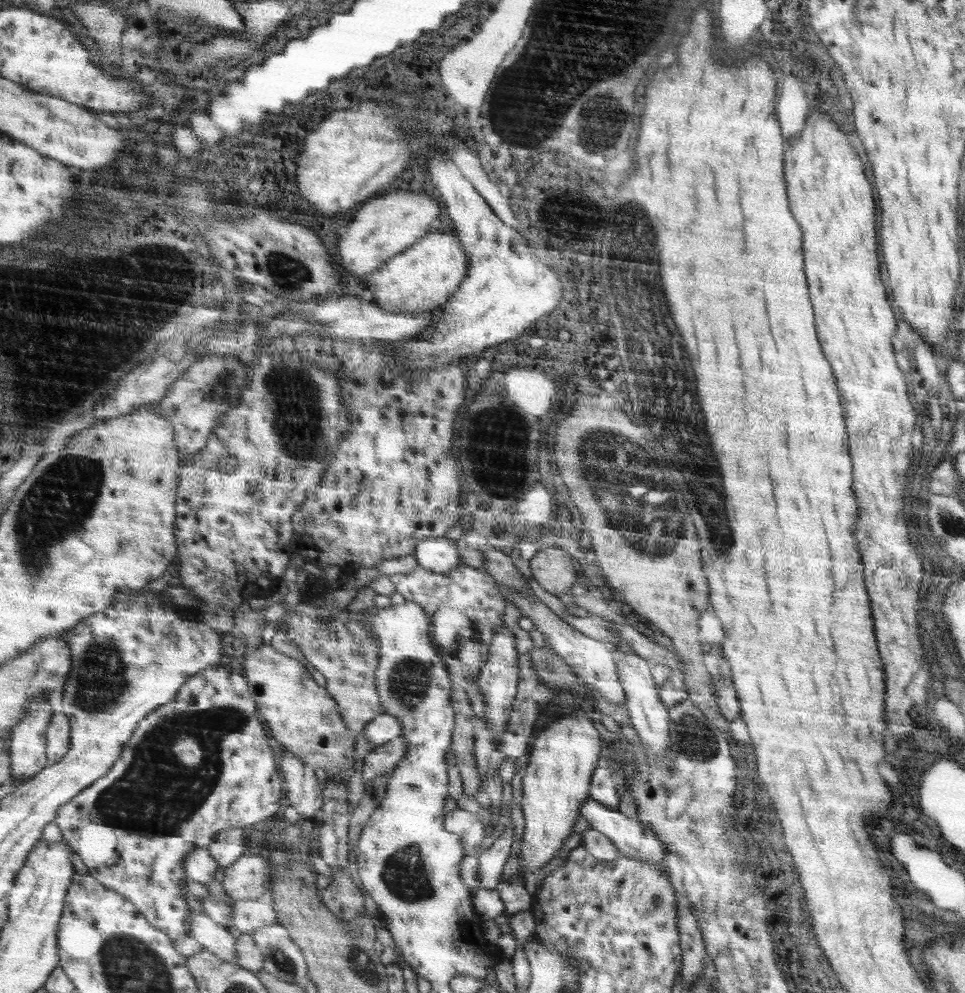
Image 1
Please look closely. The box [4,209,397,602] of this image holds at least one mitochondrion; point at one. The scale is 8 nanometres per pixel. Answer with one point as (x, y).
(52, 506)

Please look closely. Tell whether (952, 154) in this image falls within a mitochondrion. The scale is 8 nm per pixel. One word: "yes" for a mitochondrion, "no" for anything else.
no

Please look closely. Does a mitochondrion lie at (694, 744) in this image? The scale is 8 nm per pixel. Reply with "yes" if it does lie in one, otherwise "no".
yes

